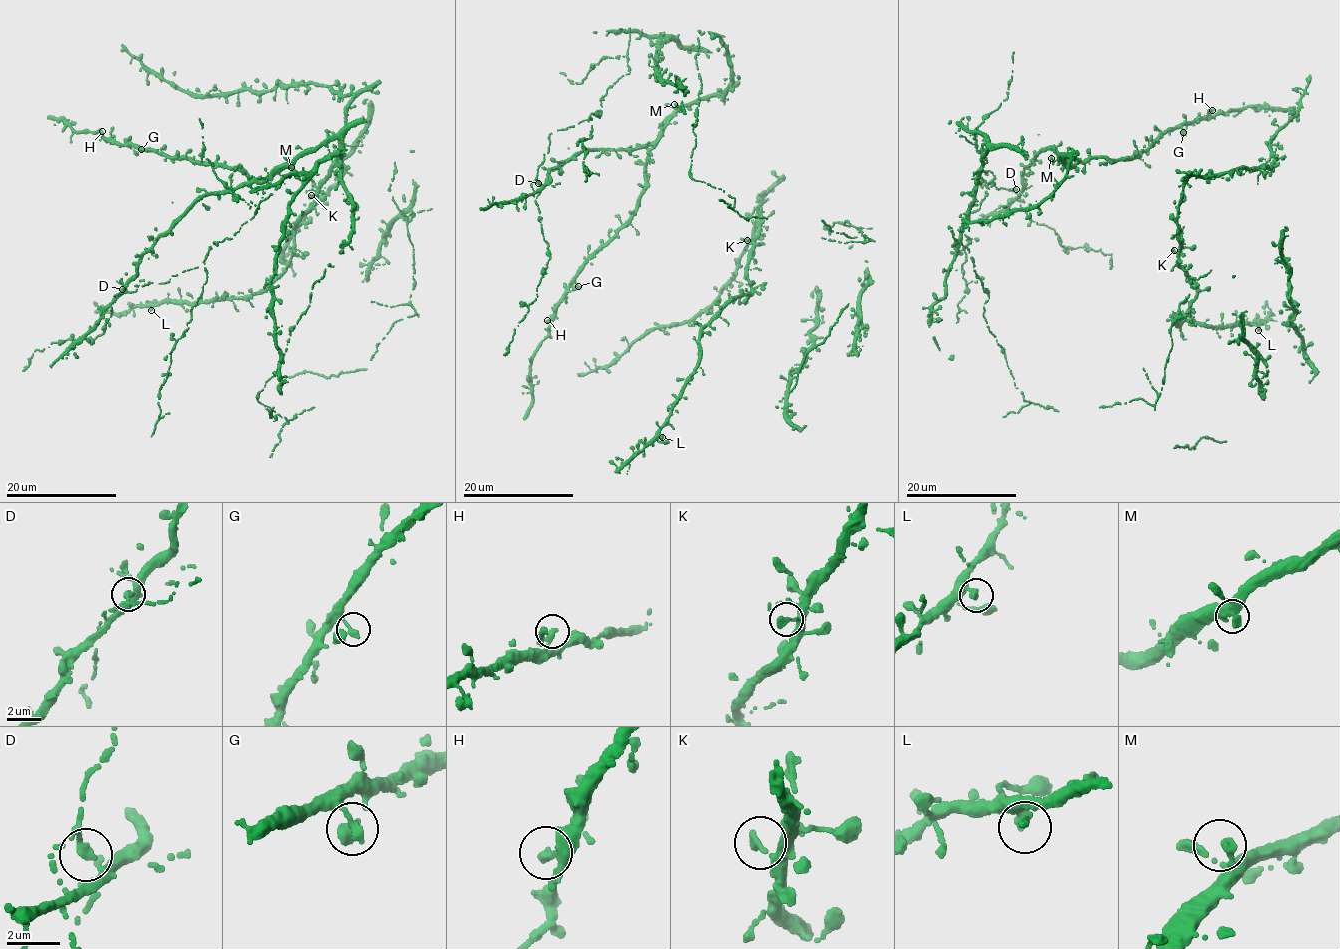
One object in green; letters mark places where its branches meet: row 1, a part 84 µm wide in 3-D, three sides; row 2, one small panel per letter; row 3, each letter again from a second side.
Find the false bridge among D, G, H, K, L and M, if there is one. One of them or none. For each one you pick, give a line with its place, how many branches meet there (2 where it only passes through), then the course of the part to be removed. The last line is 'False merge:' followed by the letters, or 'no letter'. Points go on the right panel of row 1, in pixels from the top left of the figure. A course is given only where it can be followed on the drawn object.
D: at (1016, 189); 1 branches meet; foreign part runs (1016, 190), (981, 180), (982, 187), (994, 183), (980, 208), (965, 216), (967, 294), (956, 323)
False merge: D

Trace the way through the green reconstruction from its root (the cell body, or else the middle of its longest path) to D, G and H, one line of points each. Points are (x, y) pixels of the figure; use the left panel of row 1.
D: (293, 158), (260, 179), (196, 197), (148, 249), (138, 265), (138, 275), (122, 289)
G: (293, 158), (258, 179), (249, 176), (239, 164), (231, 167), (141, 149)
H: (293, 158), (258, 179), (239, 164), (171, 156), (121, 144), (102, 131)

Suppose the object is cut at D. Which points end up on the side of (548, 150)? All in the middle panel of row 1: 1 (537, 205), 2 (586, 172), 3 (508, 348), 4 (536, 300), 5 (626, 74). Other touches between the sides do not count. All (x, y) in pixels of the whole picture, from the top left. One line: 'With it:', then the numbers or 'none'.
With it: 1, 2, 3, 4, 5

